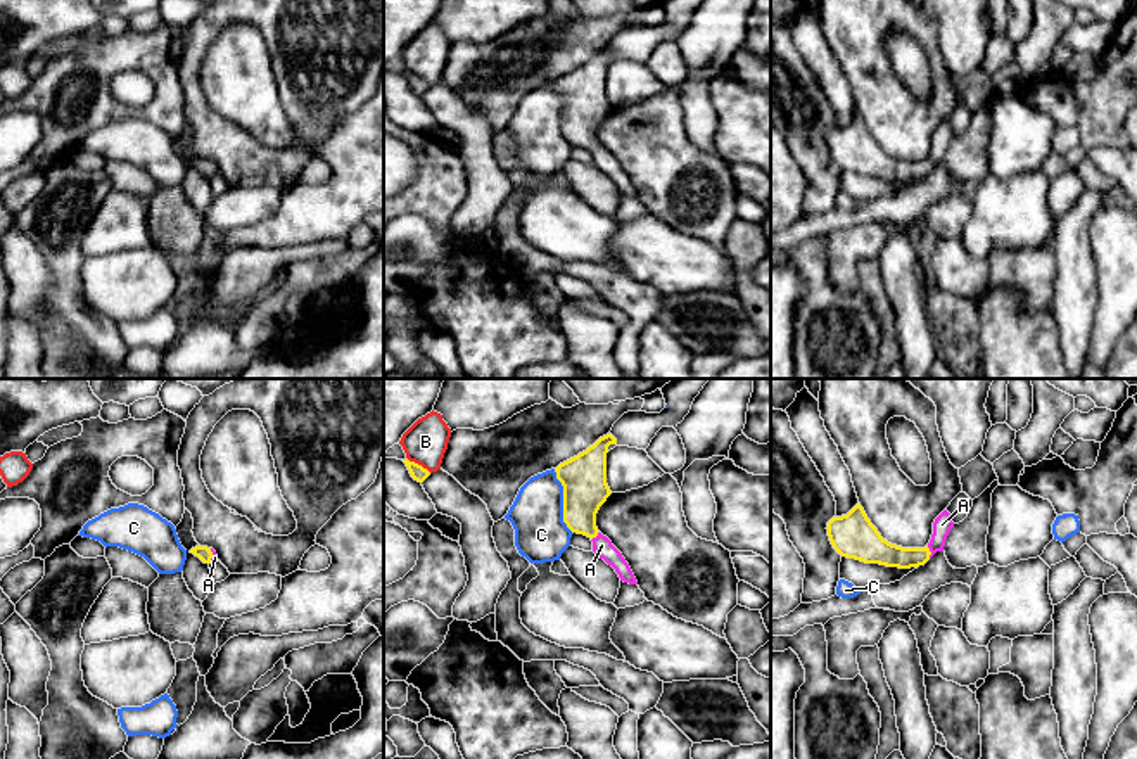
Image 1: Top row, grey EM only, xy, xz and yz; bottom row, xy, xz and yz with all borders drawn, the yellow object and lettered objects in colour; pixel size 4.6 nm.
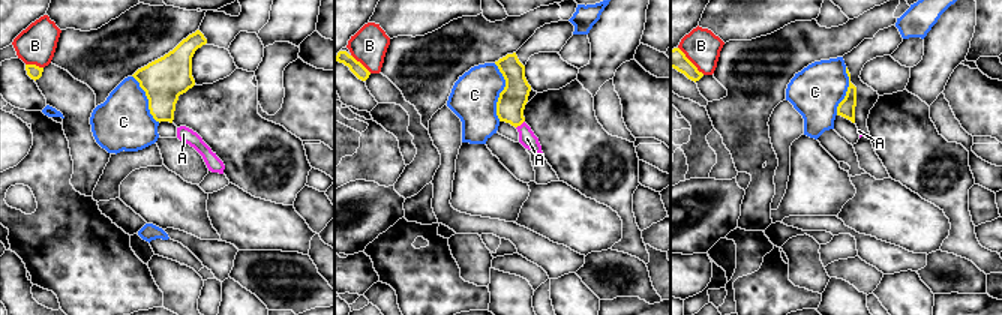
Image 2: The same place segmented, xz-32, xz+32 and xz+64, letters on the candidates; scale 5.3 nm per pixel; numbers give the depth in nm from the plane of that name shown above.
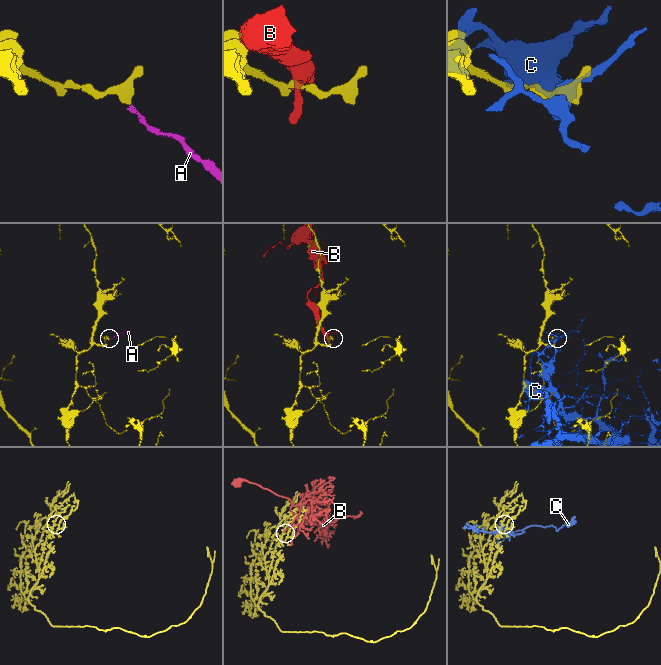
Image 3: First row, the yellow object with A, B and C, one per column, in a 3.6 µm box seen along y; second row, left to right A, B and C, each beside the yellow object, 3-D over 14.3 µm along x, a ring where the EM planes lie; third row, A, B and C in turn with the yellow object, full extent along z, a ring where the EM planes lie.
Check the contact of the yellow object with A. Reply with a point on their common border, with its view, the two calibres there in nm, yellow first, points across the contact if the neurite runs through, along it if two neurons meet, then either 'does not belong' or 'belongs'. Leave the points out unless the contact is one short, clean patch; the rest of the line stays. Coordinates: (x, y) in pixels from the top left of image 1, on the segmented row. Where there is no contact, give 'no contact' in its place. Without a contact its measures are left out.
meets yellow in yz at (930, 552); 130 nm thick on the yellow side, 90 nm on the other; runs through yz (876, 550), (890, 555), (930, 552), (937, 543), (942, 524); belongs

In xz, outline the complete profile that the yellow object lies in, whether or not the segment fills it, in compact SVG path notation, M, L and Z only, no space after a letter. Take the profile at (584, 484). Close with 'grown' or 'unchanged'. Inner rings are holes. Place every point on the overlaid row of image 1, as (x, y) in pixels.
M607 434L555 469L556 479L563 486L563 522L572 533L584 534L593 541L593 552L615 569L620 581L638 584L622 553L596 527L596 513L612 494L607 484L610 444L617 444L617 439Z | grown

